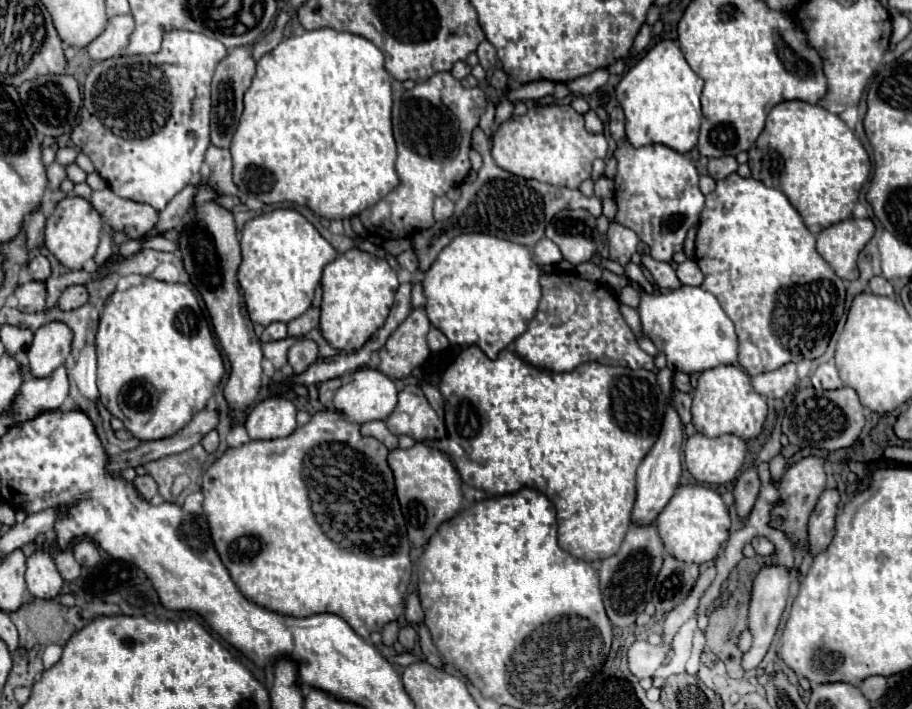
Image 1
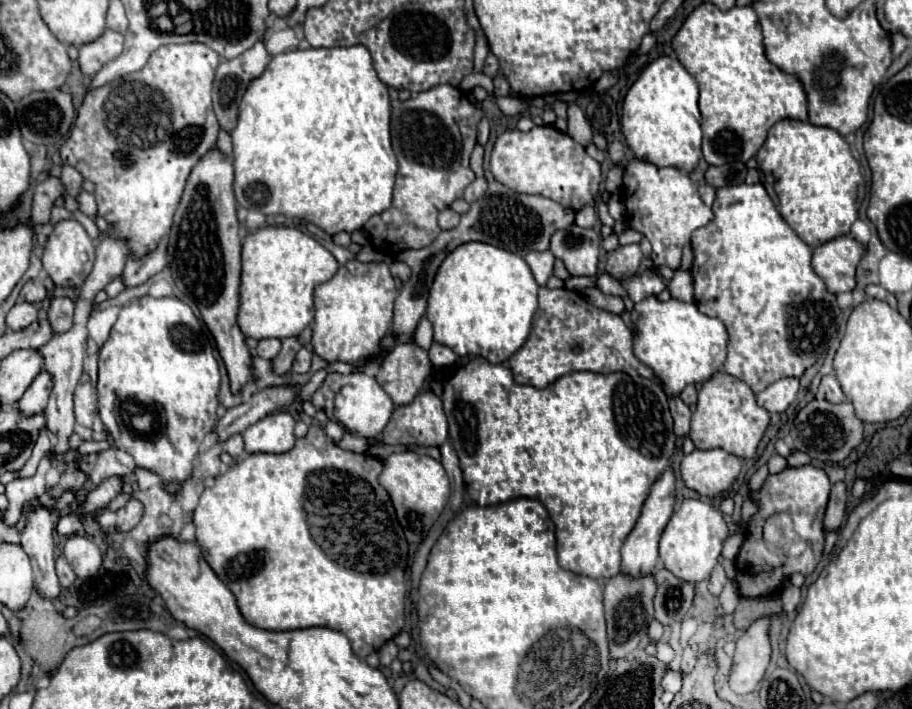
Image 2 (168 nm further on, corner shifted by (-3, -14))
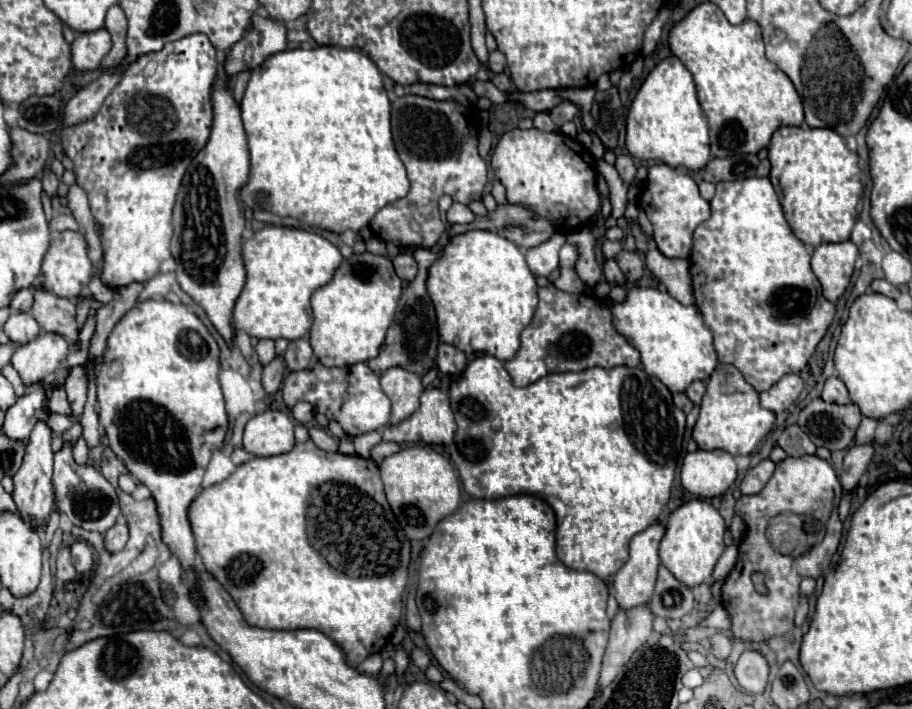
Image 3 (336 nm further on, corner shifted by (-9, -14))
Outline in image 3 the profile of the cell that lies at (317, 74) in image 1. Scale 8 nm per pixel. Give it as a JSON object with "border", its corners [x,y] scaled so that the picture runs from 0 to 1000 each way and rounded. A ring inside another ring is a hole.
{"border":[[[348,65],[348,68],[341,68],[341,71],[323,68],[323,71],[313,71],[313,73],[304,73],[304,76],[295,79],[275,104],[269,135],[264,141],[264,164],[266,164],[271,200],[273,200],[273,214],[275,214],[275,245],[273,245],[273,257],[264,268],[264,282],[275,296],[293,296],[293,299],[299,299],[308,307],[313,307],[313,305],[326,307],[332,316],[350,319],[350,322],[376,330],[378,324],[394,327],[396,322],[400,322],[407,313],[407,307],[422,288],[433,285],[433,282],[442,279],[448,271],[448,254],[446,254],[444,234],[438,226],[438,220],[433,214],[433,206],[431,206],[431,197],[429,197],[429,175],[427,175],[429,147],[427,147],[427,138],[424,138],[422,124],[420,124],[418,102],[411,93],[411,87],[400,73],[396,73],[394,68]]]}

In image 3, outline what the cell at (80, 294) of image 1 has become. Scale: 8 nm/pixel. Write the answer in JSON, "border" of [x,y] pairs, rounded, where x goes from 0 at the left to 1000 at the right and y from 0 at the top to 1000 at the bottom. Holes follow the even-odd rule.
{"border":[[[41,409],[34,446],[41,451],[45,465],[69,471],[82,494],[88,492],[87,468],[82,454],[82,429],[73,420],[63,420],[52,409]]]}

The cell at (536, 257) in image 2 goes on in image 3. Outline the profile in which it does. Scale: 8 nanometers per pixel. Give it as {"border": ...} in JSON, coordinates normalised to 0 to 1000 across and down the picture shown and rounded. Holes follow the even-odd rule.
{"border":[[[606,330],[600,341],[584,347],[576,355],[576,367],[580,381],[587,389],[602,389],[613,372],[613,350],[620,344],[617,330]]]}

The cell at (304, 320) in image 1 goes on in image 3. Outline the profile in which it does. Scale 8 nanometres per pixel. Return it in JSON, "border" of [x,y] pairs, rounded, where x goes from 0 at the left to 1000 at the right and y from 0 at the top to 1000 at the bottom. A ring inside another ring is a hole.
{"border":[[[304,502],[299,511],[295,511],[291,519],[288,519],[288,550],[293,556],[302,556],[306,547],[308,547],[308,539],[310,539],[310,522],[313,522],[313,511],[310,511],[310,502]]]}

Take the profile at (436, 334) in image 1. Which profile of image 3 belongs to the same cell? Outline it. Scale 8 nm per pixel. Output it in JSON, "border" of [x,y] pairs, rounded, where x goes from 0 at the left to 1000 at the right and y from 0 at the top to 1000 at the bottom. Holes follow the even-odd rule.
{"border":[[[484,482],[481,485],[481,499],[479,499],[479,516],[486,528],[505,528],[512,516],[512,505],[510,496],[505,496],[503,491]]]}

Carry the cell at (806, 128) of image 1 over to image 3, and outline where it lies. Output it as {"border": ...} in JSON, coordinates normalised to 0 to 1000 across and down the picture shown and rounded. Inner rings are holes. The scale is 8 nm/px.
{"border":[[[854,181],[843,202],[843,252],[861,299],[870,330],[885,347],[927,341],[940,313],[940,285],[944,279],[944,240],[940,217],[911,181]]]}

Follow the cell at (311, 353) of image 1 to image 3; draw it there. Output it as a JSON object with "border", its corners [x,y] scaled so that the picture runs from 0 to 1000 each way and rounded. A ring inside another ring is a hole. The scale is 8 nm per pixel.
{"border":[[[334,477],[319,480],[313,494],[313,513],[317,522],[334,522],[341,513],[341,485]]]}

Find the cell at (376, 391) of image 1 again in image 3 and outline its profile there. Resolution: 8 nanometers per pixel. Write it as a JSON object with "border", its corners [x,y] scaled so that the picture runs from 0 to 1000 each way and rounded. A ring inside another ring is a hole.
{"border":[[[345,511],[341,519],[334,519],[330,525],[317,525],[313,530],[308,553],[315,575],[321,575],[330,564],[339,567],[345,581],[352,581],[361,592],[372,595],[383,615],[422,604],[429,584],[429,567],[416,544],[416,530],[400,511],[378,519],[359,519]]]}

